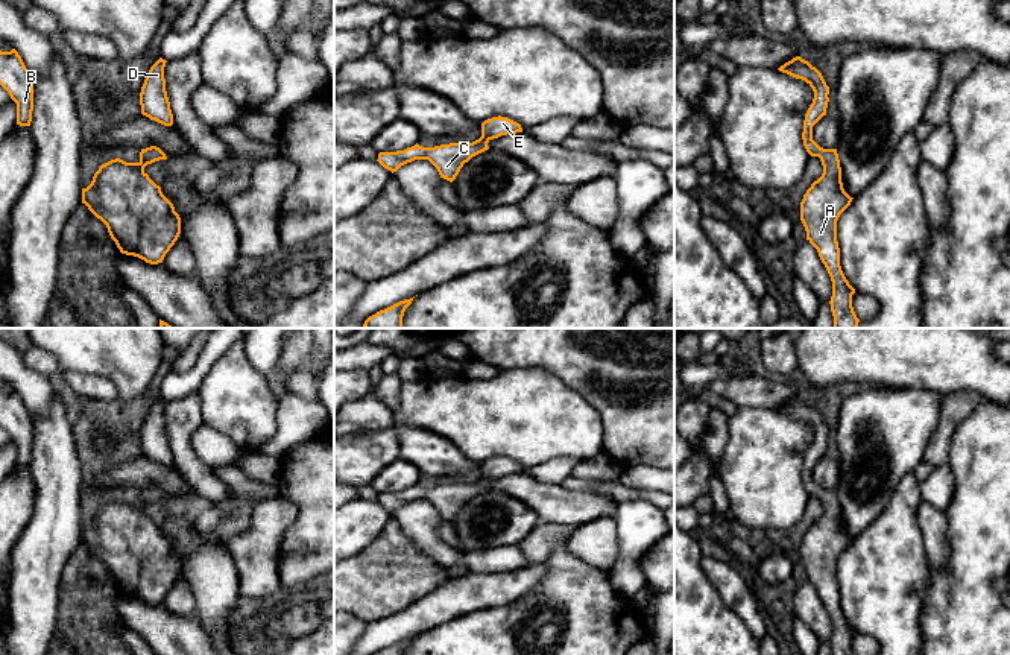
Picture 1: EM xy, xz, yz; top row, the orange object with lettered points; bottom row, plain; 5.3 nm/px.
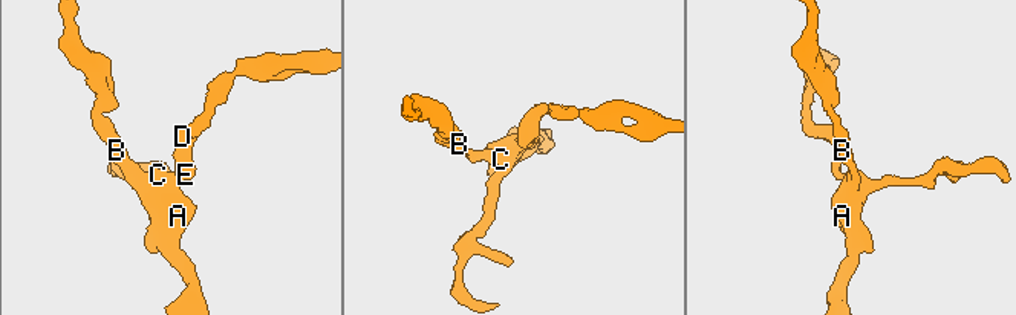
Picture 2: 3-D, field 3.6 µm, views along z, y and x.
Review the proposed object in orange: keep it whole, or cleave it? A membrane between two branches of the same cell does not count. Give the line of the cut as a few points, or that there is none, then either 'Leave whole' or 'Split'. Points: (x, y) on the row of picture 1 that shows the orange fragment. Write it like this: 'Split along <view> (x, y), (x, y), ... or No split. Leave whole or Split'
No split. Leave whole

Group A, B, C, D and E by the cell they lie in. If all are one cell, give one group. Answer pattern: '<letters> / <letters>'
A B C D E

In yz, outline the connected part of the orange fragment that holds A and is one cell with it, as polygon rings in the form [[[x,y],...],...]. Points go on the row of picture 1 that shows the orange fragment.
[[[800,56],[793,58],[778,70],[805,81],[814,91],[813,103],[805,114],[802,140],[806,152],[820,158],[823,173],[803,195],[800,220],[806,231],[806,240],[817,249],[832,281],[829,304],[834,328],[857,328],[860,319],[852,307],[855,289],[841,271],[837,242],[837,220],[854,198],[843,188],[837,149],[823,149],[813,140],[813,126],[826,115],[829,87],[822,73]]]

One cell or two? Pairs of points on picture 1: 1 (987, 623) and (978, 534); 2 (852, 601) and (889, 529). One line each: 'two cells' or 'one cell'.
1: one cell
2: one cell

